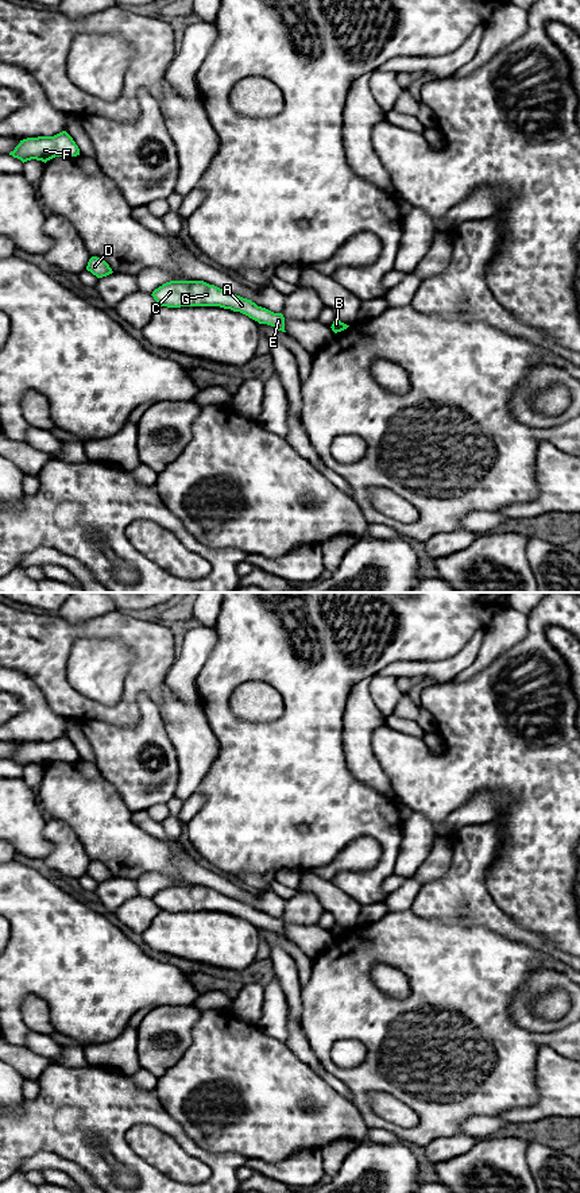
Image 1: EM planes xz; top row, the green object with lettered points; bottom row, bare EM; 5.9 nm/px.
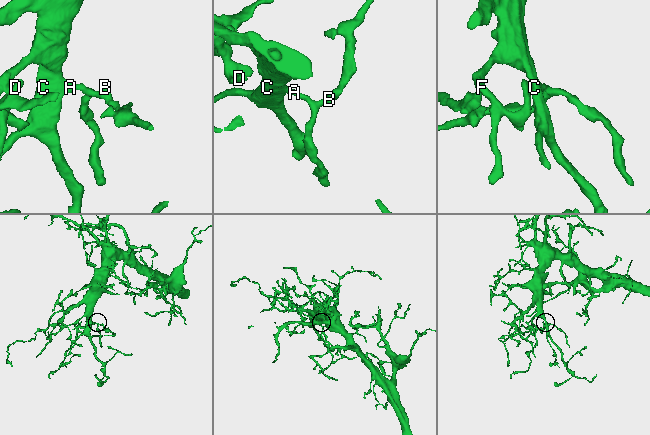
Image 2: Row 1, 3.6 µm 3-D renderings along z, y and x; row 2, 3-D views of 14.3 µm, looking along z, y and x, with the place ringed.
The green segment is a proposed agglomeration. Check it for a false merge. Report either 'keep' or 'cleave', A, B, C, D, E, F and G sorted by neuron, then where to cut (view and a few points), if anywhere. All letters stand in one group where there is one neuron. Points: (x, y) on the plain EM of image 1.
keep; A B C D E F G; no cut

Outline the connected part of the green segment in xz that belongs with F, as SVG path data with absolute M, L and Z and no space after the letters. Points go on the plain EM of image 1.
M62 736L54 741L23 744L9 760L23 768L31 764L46 768L55 761L77 761L80 760L80 753L73 742L66 736Z

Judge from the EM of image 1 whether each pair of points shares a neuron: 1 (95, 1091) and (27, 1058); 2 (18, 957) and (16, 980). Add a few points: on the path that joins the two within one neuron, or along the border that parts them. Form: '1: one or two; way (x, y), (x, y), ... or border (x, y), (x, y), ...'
1: two; border (50, 1061), (35, 1081)
2: one; way (18, 962), (16, 975)

